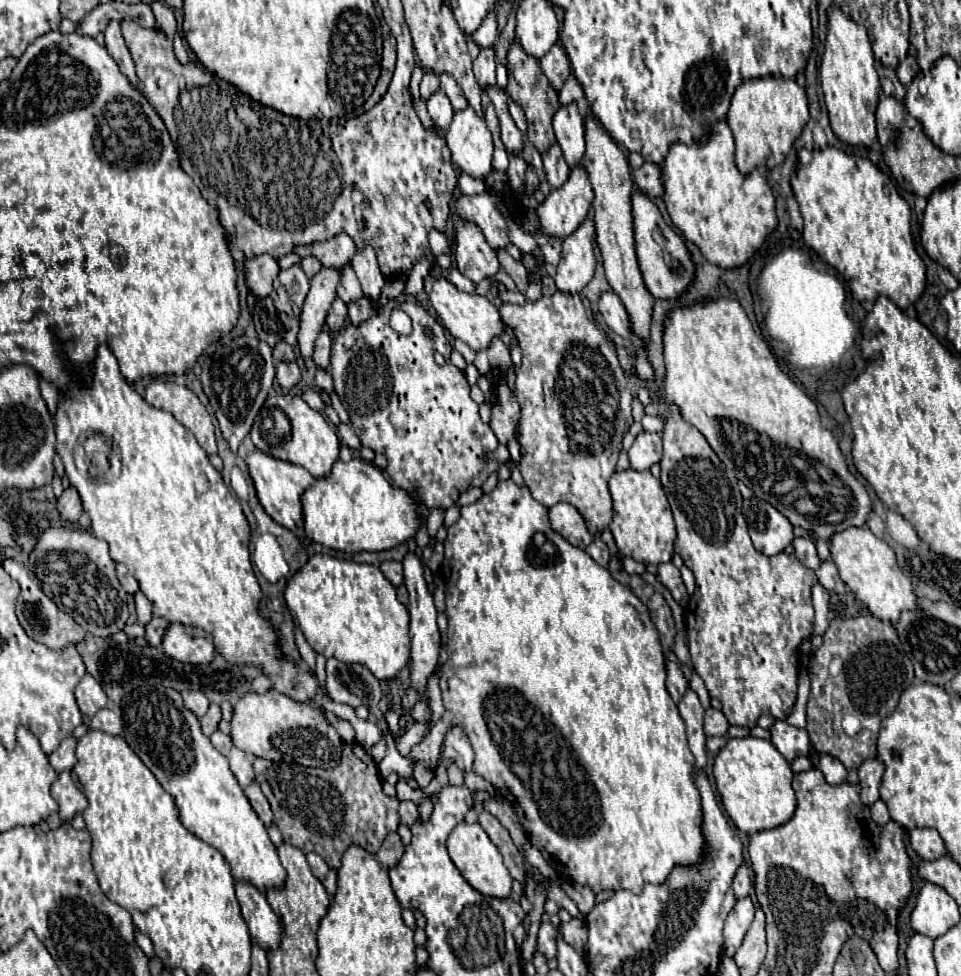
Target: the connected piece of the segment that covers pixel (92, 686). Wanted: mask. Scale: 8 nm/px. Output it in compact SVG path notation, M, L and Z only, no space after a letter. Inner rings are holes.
M85 674L83 680L77 684L75 698L77 698L81 714L89 716L89 718L93 718L93 714L97 714L97 710L107 706L107 694L101 690L101 684L89 674Z

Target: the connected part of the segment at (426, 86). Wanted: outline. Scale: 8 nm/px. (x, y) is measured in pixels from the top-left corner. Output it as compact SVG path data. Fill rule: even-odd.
M433 72L431 74L425 74L423 80L421 80L421 100L427 102L429 96L433 92L437 92L437 90L439 90L439 76L433 74Z

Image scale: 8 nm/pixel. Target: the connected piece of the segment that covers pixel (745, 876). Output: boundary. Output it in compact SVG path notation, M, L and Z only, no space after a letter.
M743 864L735 878L733 878L733 890L735 890L735 898L741 900L741 898L747 898L749 892L753 892L753 884L751 884L751 878L749 878L749 872L747 872L747 866Z

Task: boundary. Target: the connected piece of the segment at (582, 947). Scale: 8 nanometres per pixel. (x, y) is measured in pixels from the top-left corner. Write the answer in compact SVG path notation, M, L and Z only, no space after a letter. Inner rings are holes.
M573 918L569 924L561 924L559 932L569 946L573 946L581 956L585 956L585 952L587 952L587 924L585 924L585 920Z

